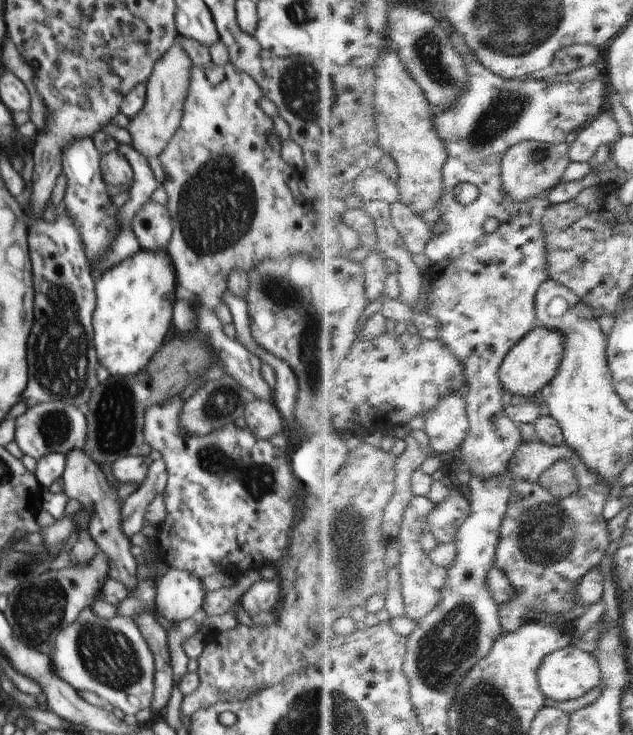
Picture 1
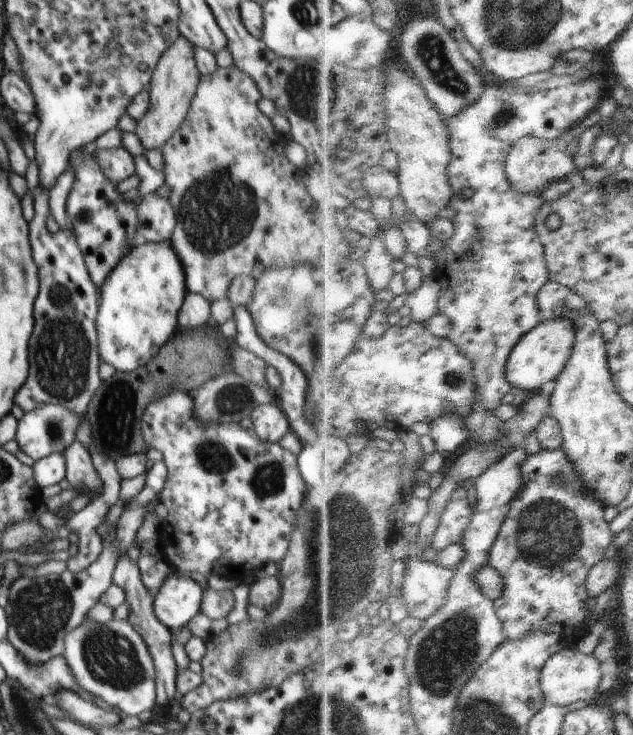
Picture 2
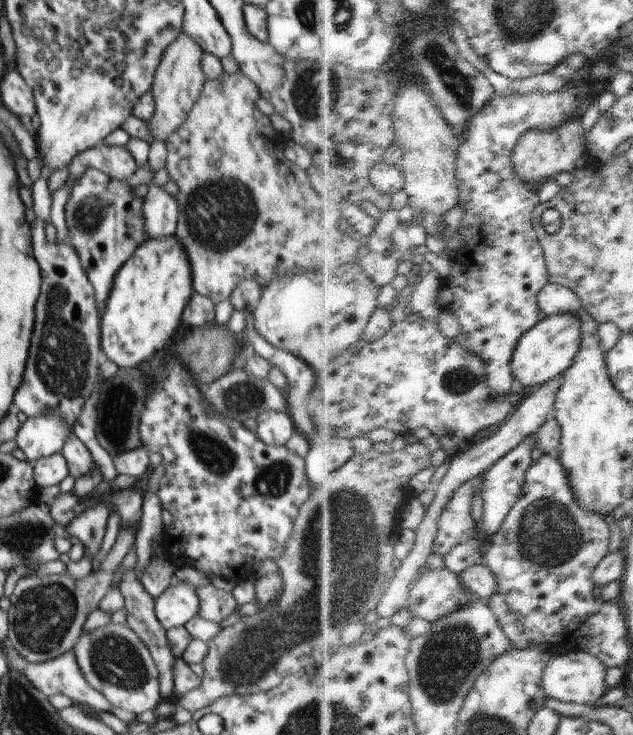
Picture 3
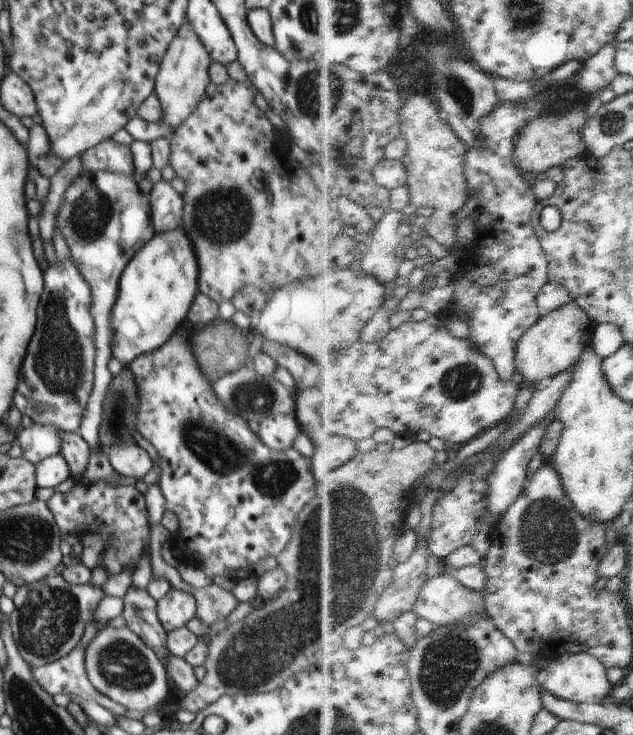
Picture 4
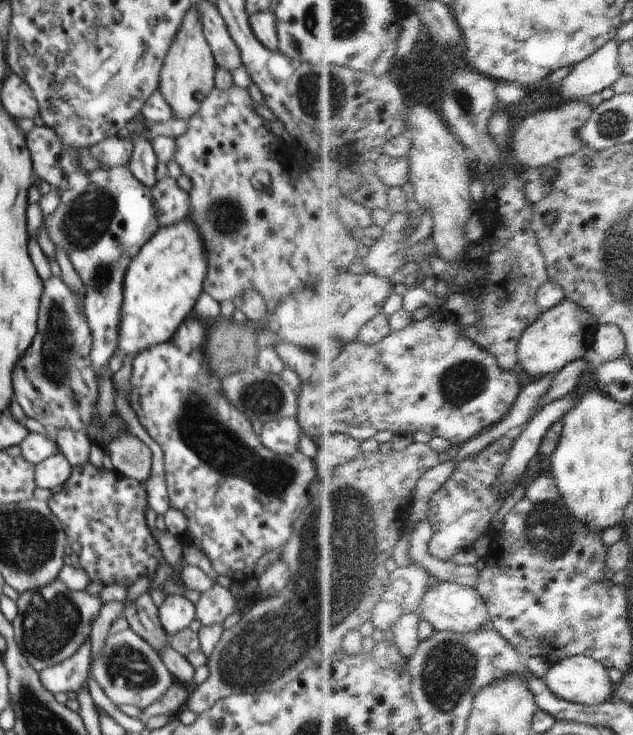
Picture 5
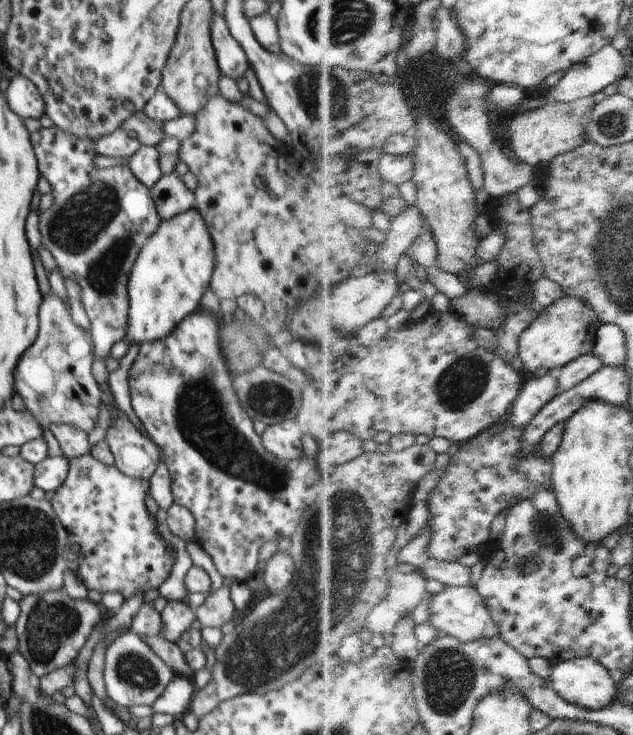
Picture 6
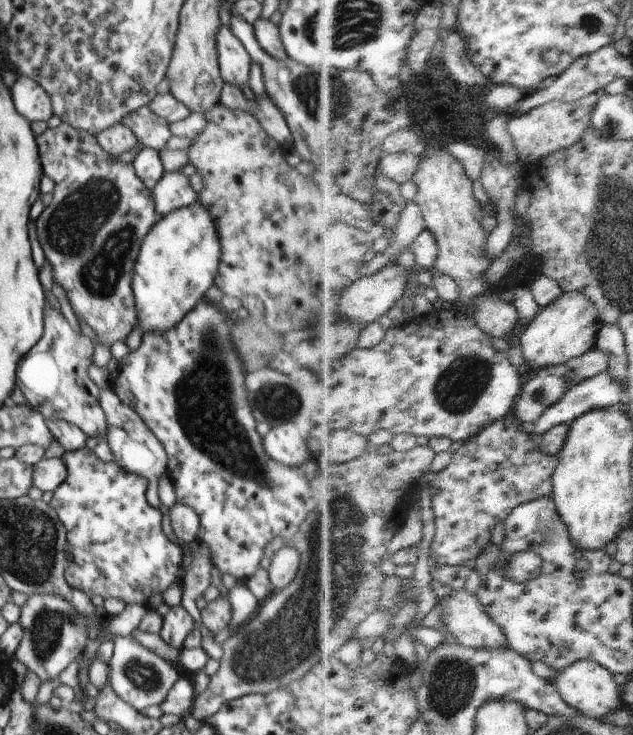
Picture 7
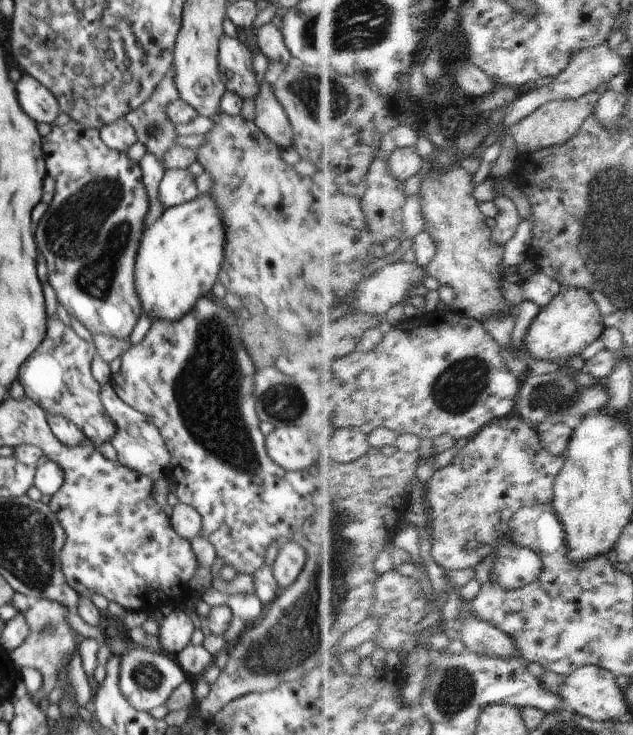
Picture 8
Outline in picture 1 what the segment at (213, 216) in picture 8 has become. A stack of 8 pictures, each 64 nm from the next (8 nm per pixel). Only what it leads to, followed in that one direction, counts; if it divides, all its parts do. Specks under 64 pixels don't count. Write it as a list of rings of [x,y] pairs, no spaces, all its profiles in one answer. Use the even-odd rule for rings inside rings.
[[[164,248],[156,253],[140,249],[130,259],[102,272],[101,278],[95,282],[96,301],[91,319],[93,344],[97,362],[108,370],[111,376],[129,376],[140,372],[165,343],[164,338],[170,330],[172,306],[176,300],[174,298],[177,288],[175,281],[175,271]]]

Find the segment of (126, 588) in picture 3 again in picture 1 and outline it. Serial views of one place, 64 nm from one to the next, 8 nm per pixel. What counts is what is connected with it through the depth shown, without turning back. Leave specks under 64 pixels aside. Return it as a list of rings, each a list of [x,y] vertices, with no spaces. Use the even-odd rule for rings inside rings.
[[[73,449],[66,455],[66,458],[65,470],[62,474],[63,492],[68,500],[78,500],[83,509],[91,511],[87,532],[96,544],[97,552],[107,555],[109,578],[121,581],[127,587],[127,590],[134,589],[137,584],[135,573],[138,563],[131,554],[131,540],[123,534],[121,516],[123,504],[120,504],[120,500],[118,500],[118,488],[108,481],[100,466],[86,457],[82,449]],[[145,611],[132,618],[147,641],[155,663],[155,686],[151,711],[162,713],[166,711],[174,684],[168,632],[155,620],[154,612]]]

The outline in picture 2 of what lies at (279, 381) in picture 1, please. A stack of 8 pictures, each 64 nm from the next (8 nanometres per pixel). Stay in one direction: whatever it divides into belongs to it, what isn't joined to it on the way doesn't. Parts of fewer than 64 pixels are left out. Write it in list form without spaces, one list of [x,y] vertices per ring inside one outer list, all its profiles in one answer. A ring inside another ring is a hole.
[[[232,305],[234,311],[234,320],[236,320],[236,326],[238,329],[238,334],[233,340],[236,344],[240,345],[242,348],[249,350],[252,354],[258,357],[262,357],[268,366],[274,366],[279,372],[282,380],[282,384],[276,391],[276,396],[278,396],[278,406],[280,406],[282,412],[286,414],[286,420],[288,420],[288,426],[290,426],[290,431],[292,433],[298,434],[300,442],[306,443],[311,442],[313,438],[317,435],[315,426],[312,421],[308,420],[304,416],[304,406],[306,406],[306,392],[308,392],[308,380],[302,372],[302,368],[292,360],[288,358],[286,354],[280,354],[278,350],[270,348],[260,336],[258,336],[255,326],[252,320],[252,315],[249,313],[247,308],[244,306],[234,306]]]

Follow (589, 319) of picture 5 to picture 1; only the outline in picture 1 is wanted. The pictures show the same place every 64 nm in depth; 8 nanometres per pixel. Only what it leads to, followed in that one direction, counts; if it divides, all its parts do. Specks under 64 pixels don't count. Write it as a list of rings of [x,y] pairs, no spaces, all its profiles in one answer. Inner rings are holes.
[[[545,327],[536,328],[529,336],[526,336],[508,354],[507,360],[503,363],[500,377],[506,393],[511,393],[513,396],[530,397],[550,385],[556,379],[565,360],[567,342],[563,333]]]

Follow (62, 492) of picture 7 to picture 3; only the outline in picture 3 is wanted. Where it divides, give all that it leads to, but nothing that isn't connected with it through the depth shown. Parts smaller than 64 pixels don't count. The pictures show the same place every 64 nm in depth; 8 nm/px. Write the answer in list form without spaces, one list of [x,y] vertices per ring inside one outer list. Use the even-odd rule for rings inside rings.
[[[136,489],[112,490],[88,502],[83,502],[84,497],[76,497],[71,492],[60,493],[49,506],[51,518],[65,527],[100,499],[108,499],[111,502],[111,512],[116,511],[120,515],[121,526],[137,530],[142,515],[143,497]]]

